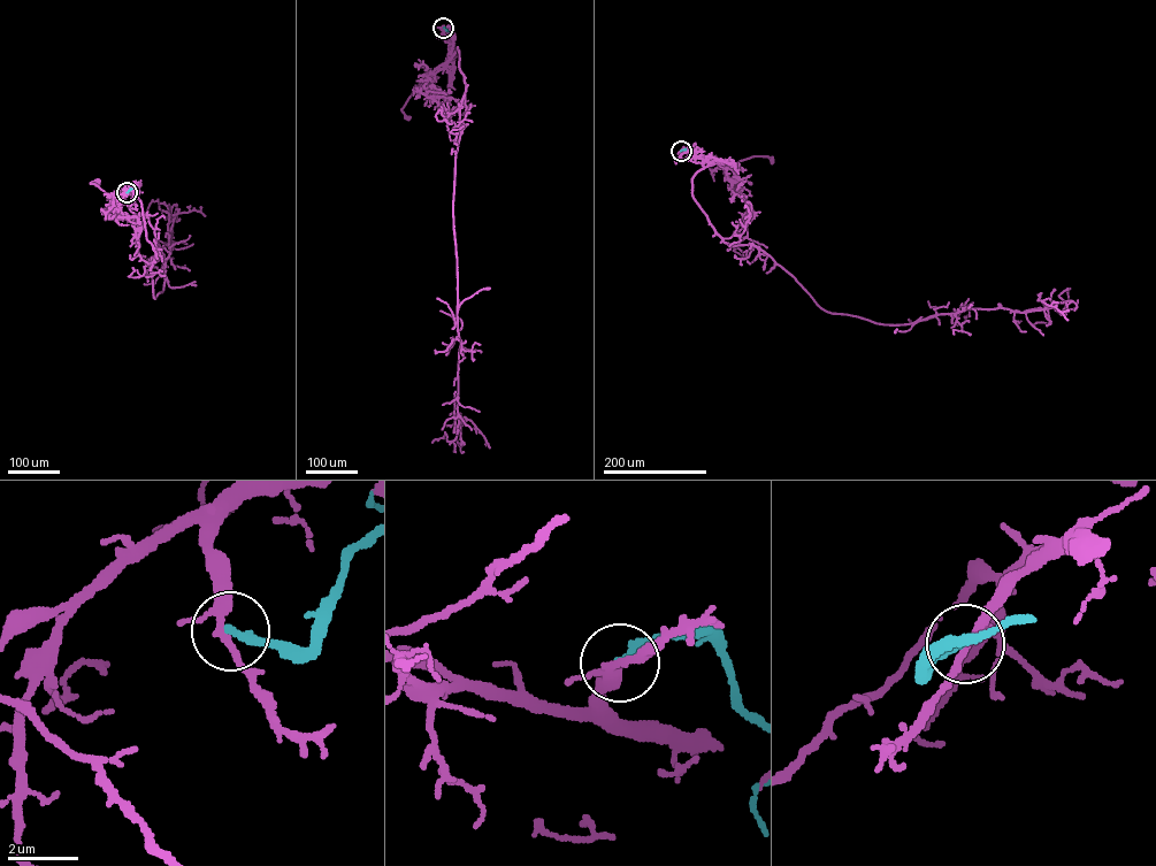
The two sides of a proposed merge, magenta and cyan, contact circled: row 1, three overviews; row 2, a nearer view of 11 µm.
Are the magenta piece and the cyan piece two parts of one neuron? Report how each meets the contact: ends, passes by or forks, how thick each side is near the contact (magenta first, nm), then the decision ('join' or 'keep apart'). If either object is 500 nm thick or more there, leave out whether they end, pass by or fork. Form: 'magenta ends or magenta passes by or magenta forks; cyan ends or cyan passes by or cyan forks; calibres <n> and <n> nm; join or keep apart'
magenta forks; cyan ends; calibres 170 and 240 nm; keep apart

